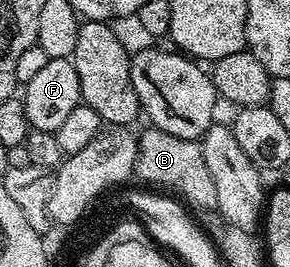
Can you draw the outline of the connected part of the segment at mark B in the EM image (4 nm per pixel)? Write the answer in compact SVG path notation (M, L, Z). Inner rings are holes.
M149 127L137 138L136 180L146 181L146 186L162 185L166 194L184 203L190 210L217 208L217 192L211 180L211 171L207 171L207 163L203 159L203 151L197 141L179 139L179 135L171 135L156 127Z

